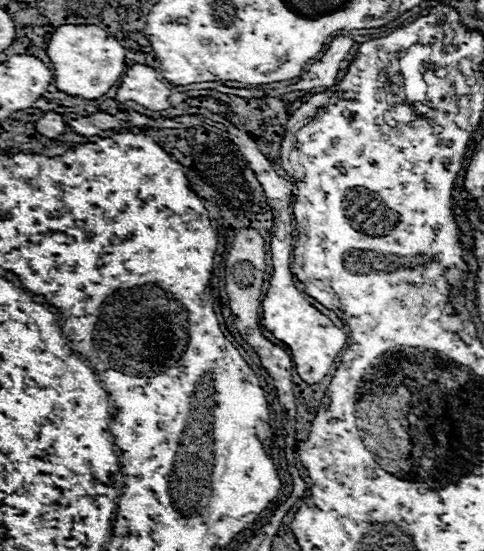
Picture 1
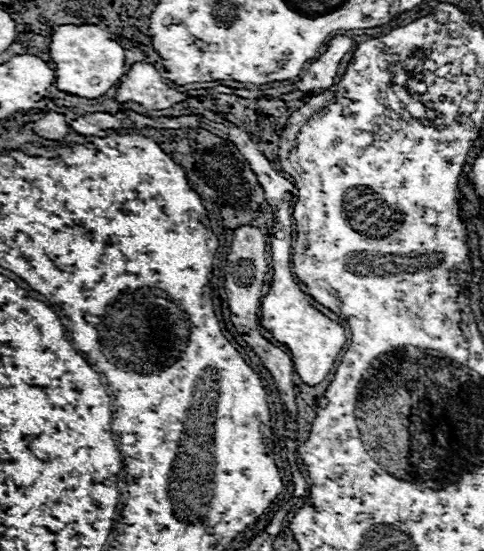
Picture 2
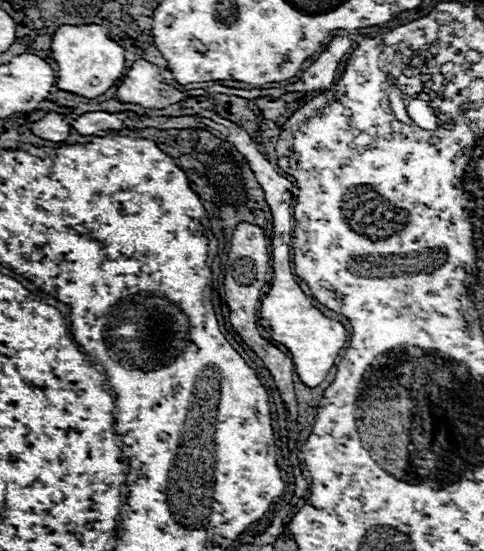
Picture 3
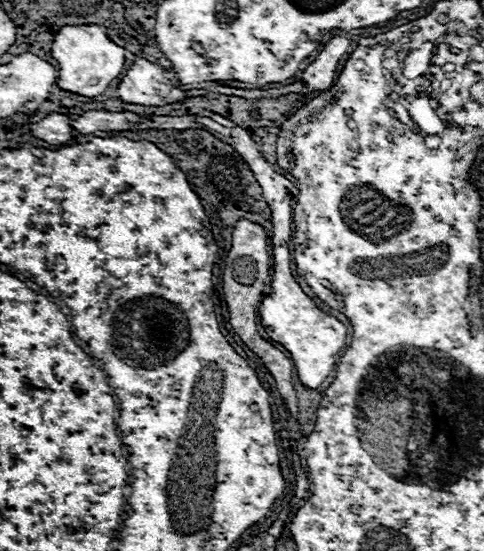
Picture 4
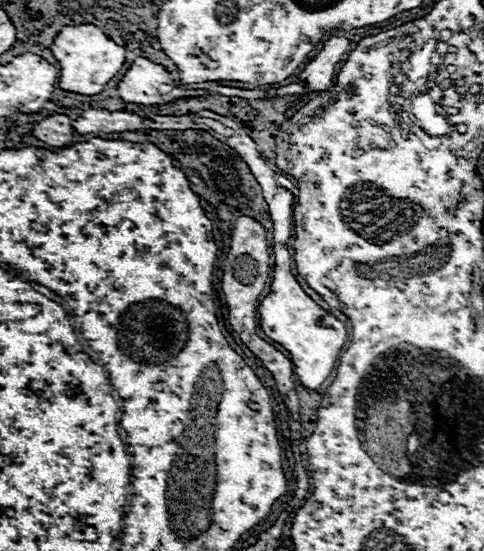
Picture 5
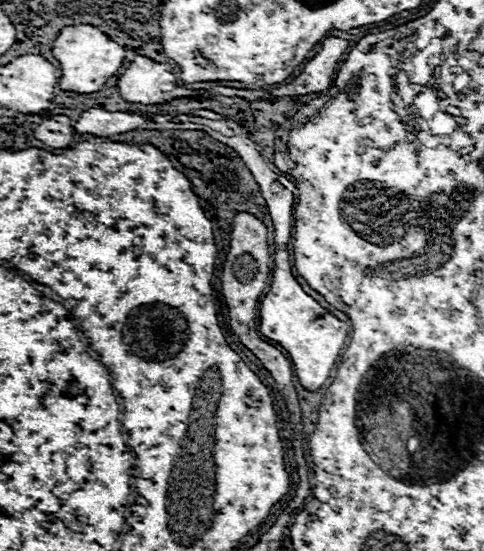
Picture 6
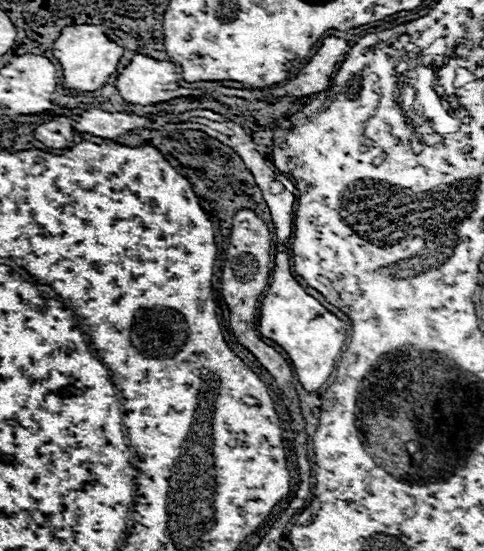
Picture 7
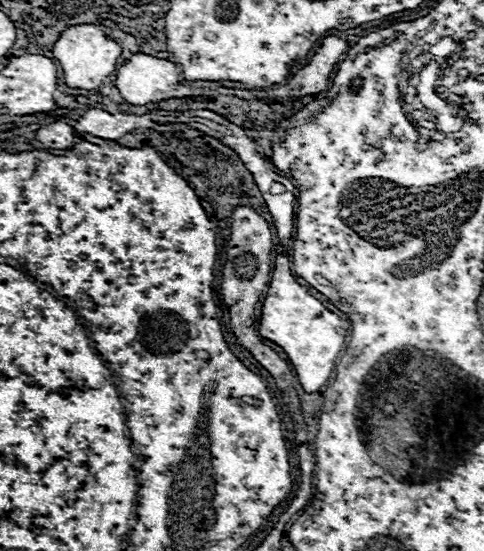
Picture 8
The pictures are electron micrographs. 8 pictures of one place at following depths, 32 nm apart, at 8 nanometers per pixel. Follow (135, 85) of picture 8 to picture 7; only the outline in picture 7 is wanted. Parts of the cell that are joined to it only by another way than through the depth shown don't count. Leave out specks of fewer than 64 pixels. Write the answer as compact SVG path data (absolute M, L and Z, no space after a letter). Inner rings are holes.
M136 54L132 58L132 62L122 70L122 74L116 80L116 88L118 88L120 96L126 102L142 104L142 106L156 104L156 102L166 102L166 100L182 98L182 96L202 96L202 92L206 92L206 90L200 90L200 88L188 90L188 88L180 86L178 80L176 80L176 72L174 72L174 64L172 62L158 62L154 58L142 56L142 54Z

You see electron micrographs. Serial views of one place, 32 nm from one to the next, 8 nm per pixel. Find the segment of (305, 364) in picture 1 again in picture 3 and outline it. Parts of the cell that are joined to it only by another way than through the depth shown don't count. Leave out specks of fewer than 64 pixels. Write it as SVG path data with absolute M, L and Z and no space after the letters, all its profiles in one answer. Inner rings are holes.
M284 234L282 238L272 238L272 268L280 272L274 272L270 292L262 300L260 324L272 332L272 338L276 342L284 344L290 350L300 380L306 386L314 388L326 378L326 374L334 366L338 352L344 348L346 328L340 322L324 316L318 308L314 308L310 304L310 298L296 284L290 268L290 234Z

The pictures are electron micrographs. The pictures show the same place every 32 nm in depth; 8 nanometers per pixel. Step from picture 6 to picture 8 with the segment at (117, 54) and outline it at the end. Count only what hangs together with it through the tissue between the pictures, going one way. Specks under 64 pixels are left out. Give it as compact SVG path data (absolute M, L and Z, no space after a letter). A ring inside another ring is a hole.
M82 24L82 26L64 28L64 32L56 40L52 52L64 70L64 84L66 86L80 88L80 90L96 90L102 86L104 78L114 74L118 58L122 54L122 48L118 42L114 42L112 38L108 38L102 32L102 26Z

